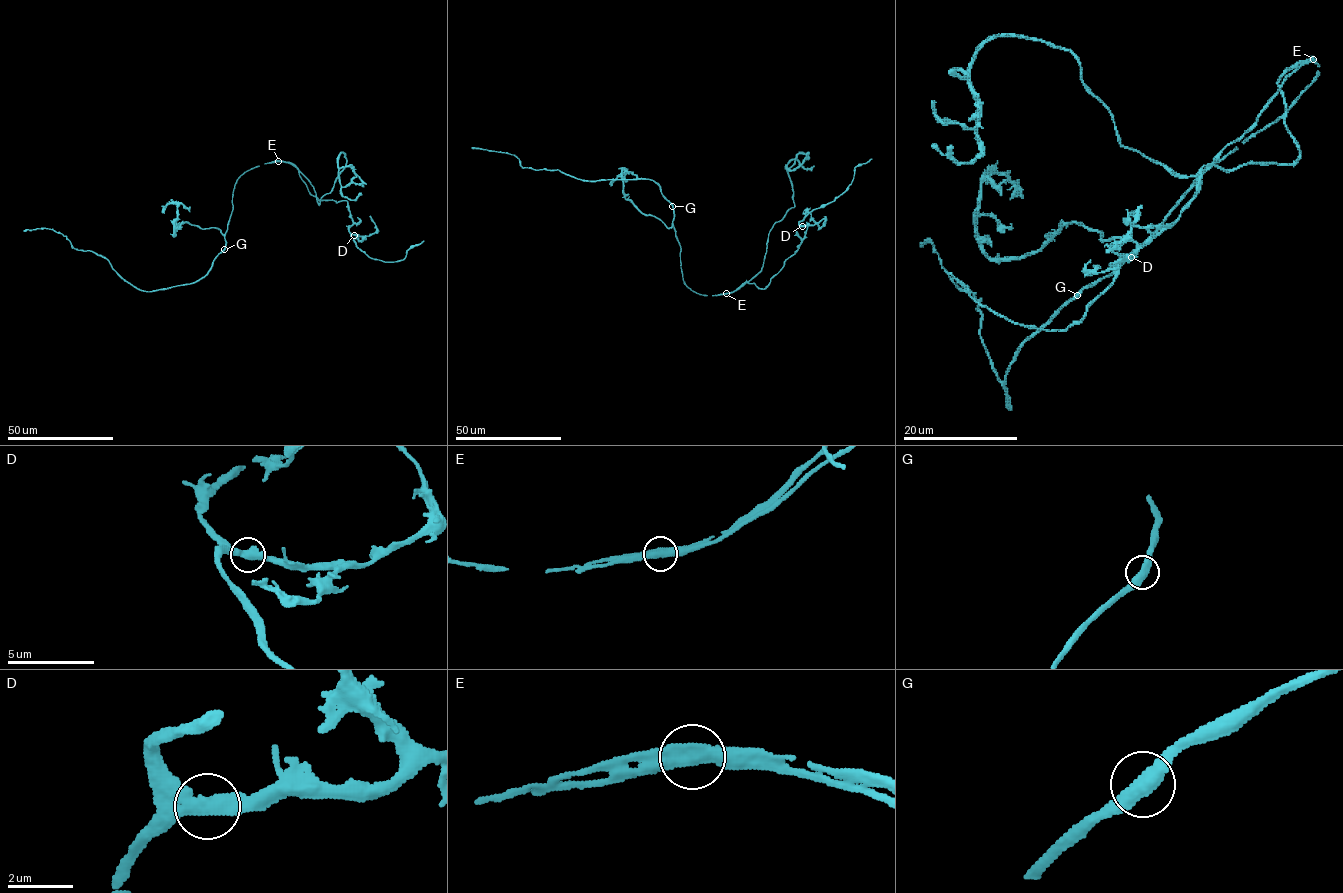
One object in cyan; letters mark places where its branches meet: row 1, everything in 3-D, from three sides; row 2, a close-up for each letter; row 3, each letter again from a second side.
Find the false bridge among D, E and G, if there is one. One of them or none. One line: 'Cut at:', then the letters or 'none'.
Cut at: E

